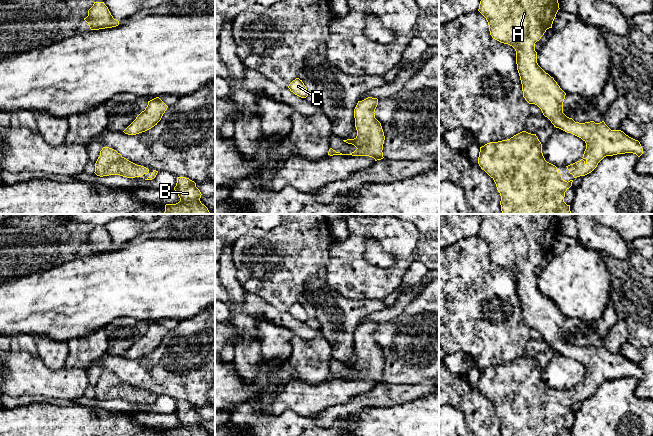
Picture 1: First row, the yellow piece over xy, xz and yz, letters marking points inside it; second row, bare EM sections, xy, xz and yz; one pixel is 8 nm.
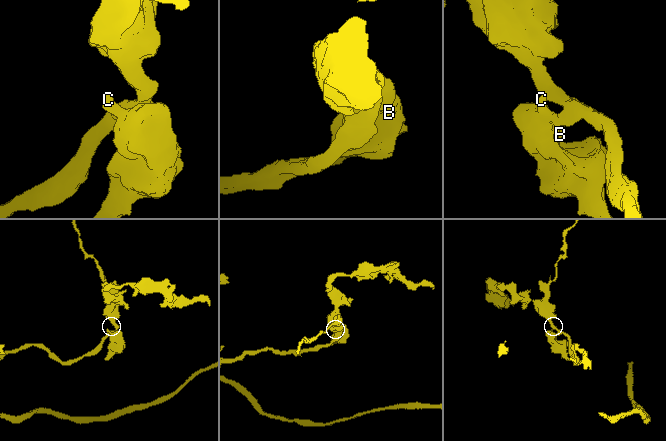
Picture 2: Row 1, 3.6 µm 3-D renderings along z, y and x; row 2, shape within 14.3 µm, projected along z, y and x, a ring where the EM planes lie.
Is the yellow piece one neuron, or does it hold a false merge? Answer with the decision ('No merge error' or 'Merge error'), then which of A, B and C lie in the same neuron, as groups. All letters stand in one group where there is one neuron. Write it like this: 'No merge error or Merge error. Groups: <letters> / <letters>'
No merge error. Groups: A B C

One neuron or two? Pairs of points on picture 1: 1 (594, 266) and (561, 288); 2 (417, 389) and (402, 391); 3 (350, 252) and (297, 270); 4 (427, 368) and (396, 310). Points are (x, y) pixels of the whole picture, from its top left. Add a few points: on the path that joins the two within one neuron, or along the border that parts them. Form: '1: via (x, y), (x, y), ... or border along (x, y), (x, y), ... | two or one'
1: via (586, 274), (578, 280), (569, 280) | one
2: via (413, 390), (406, 390) | one
3: border along (334, 241), (330, 248), (330, 260), (326, 268) | two
4: border along (413, 298), (395, 318), (378, 323) | two

